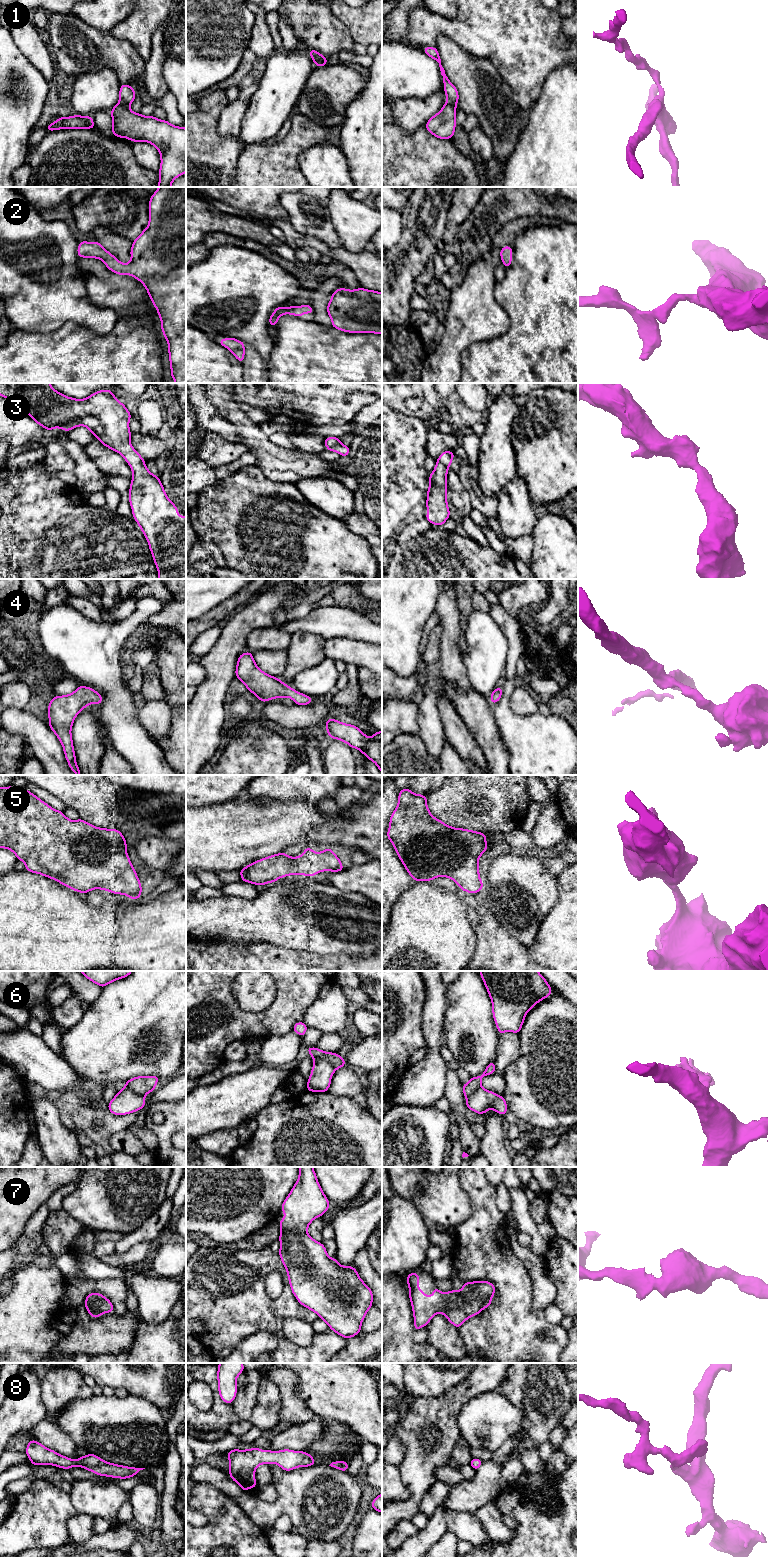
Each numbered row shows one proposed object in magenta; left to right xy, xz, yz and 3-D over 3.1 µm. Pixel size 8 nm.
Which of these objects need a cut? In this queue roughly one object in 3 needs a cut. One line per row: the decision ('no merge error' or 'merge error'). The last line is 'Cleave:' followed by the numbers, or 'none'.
1: merge error
2: no merge error
3: no merge error
4: no merge error
5: no merge error
6: merge error
7: no merge error
8: no merge error
Cleave: 1, 6

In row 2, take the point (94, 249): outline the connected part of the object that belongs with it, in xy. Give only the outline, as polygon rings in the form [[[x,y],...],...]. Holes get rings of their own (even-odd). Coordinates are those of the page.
[[[159,187],[149,200],[149,223],[145,230],[133,241],[130,250],[131,261],[121,263],[99,242],[79,241],[79,258],[97,258],[117,275],[132,275],[146,288],[161,320],[161,329],[169,349],[170,376],[175,383],[186,383],[186,187]]]

